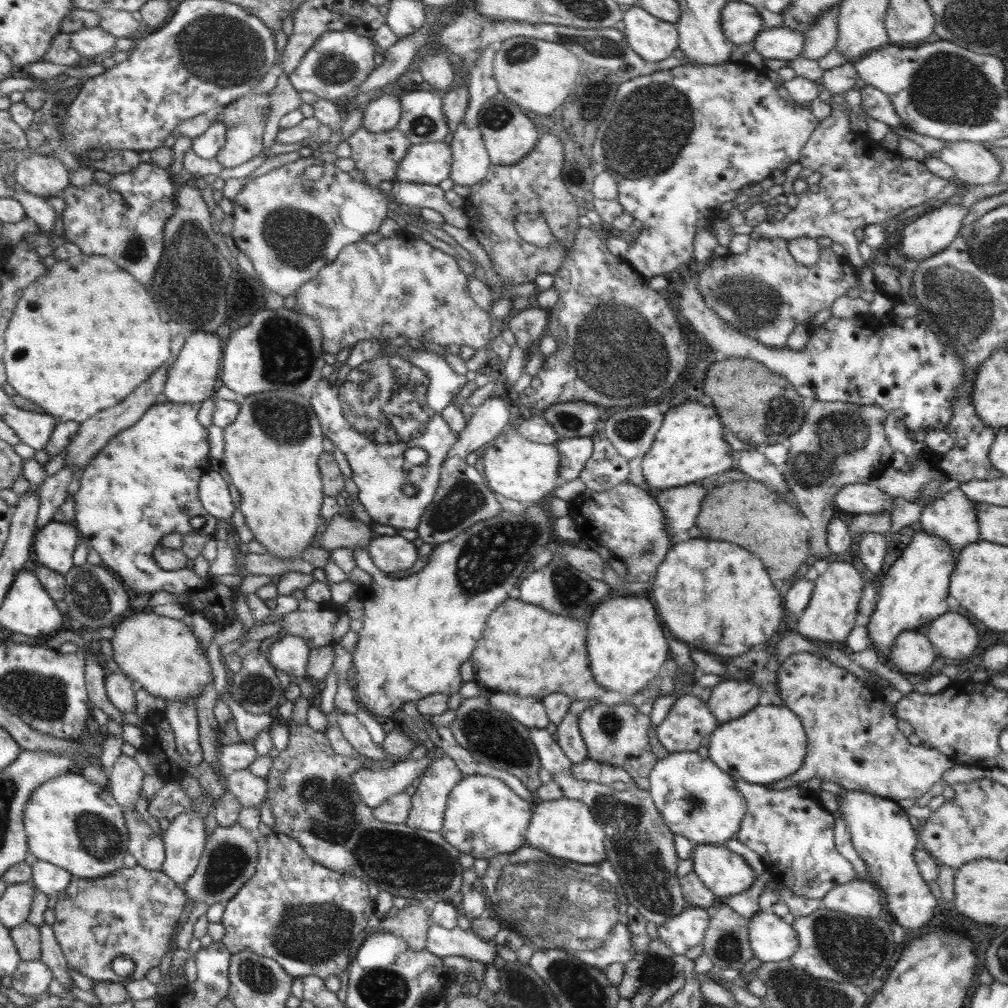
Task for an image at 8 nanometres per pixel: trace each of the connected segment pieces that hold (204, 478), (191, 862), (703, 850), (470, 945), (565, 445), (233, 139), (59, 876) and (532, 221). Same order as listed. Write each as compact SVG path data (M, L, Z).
M208 470L202 474L199 482L199 498L202 507L210 516L232 524L231 518L235 507L228 491L228 483L218 471Z
M193 808L181 812L161 837L165 854L161 872L178 887L183 887L196 871L207 840L204 825L207 815Z
M698 843L691 853L694 862L694 873L708 890L710 890L720 900L723 898L746 892L752 888L756 875L748 862L742 856L731 852L726 846L716 846L712 843Z
M430 920L426 950L439 957L464 956L482 964L493 964L497 950L486 939L480 938L472 929L460 927L447 929Z
M590 437L562 438L553 444L558 449L560 481L576 480L593 453Z
M250 93L225 107L203 114L206 118L215 118L216 122L223 122L227 128L224 146L215 156L223 168L234 168L239 164L244 164L262 151L262 134L264 134L267 120L263 112L269 112L269 110L271 110L269 93Z
M42 860L31 866L31 882L46 896L57 895L66 890L72 876L68 870Z
M520 213L514 219L517 233L524 242L529 242L538 248L548 248L555 242L555 236L548 223L536 213Z

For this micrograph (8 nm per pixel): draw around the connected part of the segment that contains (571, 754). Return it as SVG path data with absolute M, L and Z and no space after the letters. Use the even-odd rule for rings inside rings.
M569 713L557 724L557 743L564 754L574 763L581 763L588 759L587 748L579 729L578 717Z

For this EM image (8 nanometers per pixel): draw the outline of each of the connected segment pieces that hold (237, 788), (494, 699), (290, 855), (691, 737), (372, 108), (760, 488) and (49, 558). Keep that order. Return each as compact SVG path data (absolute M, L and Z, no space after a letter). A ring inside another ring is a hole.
M250 768L228 772L225 786L243 807L258 807L268 797L266 778L254 775Z
M495 692L487 699L494 708L509 714L529 729L546 729L548 726L549 718L545 706L536 698L520 698L514 694Z
M270 832L256 838L258 861L256 873L225 904L222 924L226 933L222 939L232 955L251 950L258 956L271 958L282 965L290 977L306 975L328 979L338 977L348 966L348 950L356 936L368 928L368 920L375 914L375 902L368 894L368 885L353 875L340 873L318 864L287 834Z
M687 692L676 699L656 731L660 744L669 753L692 752L718 724L698 693Z
M384 94L370 101L363 111L363 127L374 133L396 129L402 116L400 99Z
M750 480L750 482L736 482L730 486L714 488L704 500L702 500L702 512L698 514L698 528L702 538L722 538L726 542L734 542L752 554L756 554L772 580L786 580L794 572L798 572L800 564L808 558L808 532L802 528L802 516L784 500L783 493L770 492L762 482Z
M52 520L35 535L36 562L65 575L73 567L73 554L81 541L81 534L74 523Z

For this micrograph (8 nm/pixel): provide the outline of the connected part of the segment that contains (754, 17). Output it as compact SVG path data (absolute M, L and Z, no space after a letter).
M727 1L722 9L722 34L733 45L754 43L754 39L762 31L762 24L758 9L747 2Z

